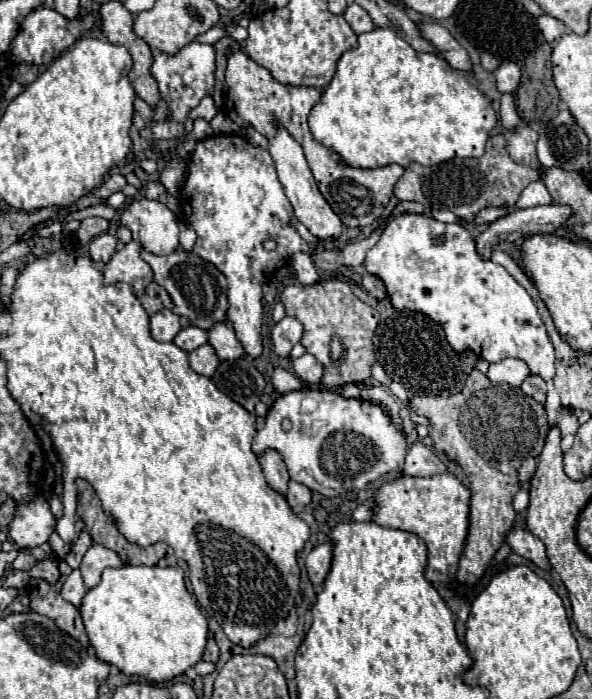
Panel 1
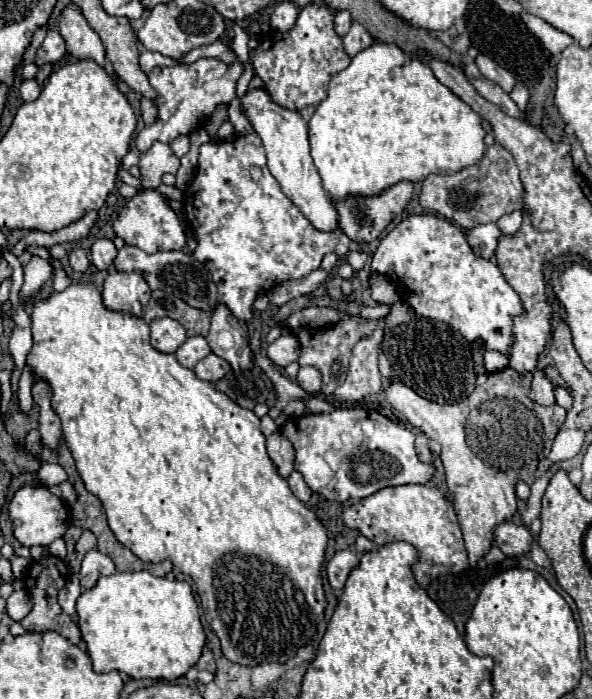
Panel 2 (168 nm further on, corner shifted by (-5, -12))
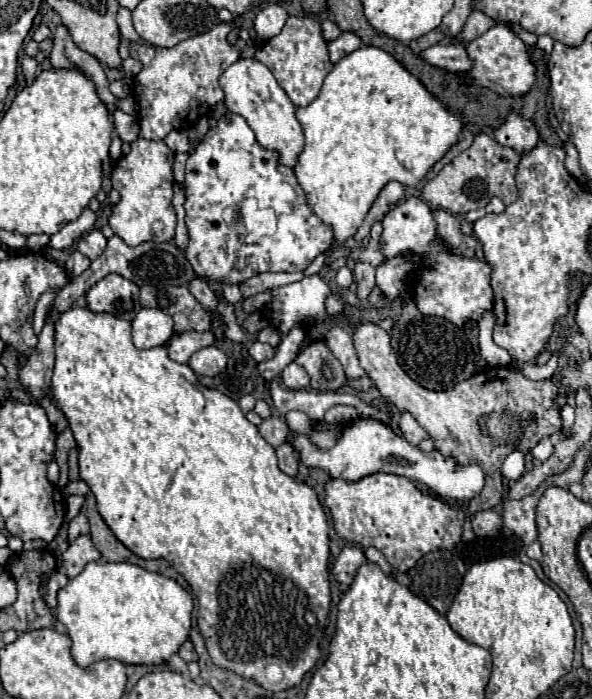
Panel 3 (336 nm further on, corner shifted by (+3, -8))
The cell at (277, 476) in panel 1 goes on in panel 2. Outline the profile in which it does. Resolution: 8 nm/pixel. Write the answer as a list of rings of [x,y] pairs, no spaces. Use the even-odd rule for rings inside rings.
[[[275,432],[267,438],[267,454],[273,460],[279,476],[287,480],[287,476],[293,472],[293,462],[295,462],[295,450],[291,442],[281,432]]]

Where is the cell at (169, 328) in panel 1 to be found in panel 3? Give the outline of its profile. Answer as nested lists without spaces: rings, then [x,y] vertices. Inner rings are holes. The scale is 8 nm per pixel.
[[[141,308],[133,320],[133,344],[139,350],[167,344],[173,334],[173,320],[159,308]]]

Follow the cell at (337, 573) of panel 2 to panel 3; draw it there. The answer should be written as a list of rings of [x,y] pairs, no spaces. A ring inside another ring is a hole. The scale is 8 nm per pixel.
[[[357,546],[343,548],[343,552],[339,554],[339,558],[333,564],[333,574],[335,574],[337,582],[349,586],[353,582],[353,574],[365,562],[367,562],[367,556],[365,556],[365,552],[361,548],[357,548]]]

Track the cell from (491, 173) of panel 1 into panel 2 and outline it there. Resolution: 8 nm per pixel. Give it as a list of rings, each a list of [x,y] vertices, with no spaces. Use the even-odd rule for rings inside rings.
[[[499,144],[485,150],[483,160],[477,166],[463,168],[455,174],[427,176],[419,184],[419,204],[433,214],[441,214],[449,222],[457,224],[461,230],[471,230],[481,224],[497,222],[501,216],[523,208],[525,188],[519,180],[519,168],[513,156]]]

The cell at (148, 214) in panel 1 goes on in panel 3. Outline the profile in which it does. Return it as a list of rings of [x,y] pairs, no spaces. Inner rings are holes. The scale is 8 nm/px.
[[[137,138],[135,142],[131,142],[129,154],[117,160],[111,174],[111,182],[113,188],[119,190],[121,200],[109,216],[109,226],[119,238],[125,240],[125,244],[137,246],[147,240],[171,242],[175,238],[175,210],[171,206],[173,158],[175,152],[171,152],[163,140]],[[153,222],[163,222],[165,228],[161,234],[153,234]]]

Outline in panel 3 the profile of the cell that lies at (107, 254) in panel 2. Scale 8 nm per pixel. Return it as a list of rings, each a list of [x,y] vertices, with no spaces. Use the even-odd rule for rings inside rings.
[[[91,230],[91,232],[83,234],[77,242],[77,250],[81,254],[85,254],[89,260],[95,260],[97,256],[101,256],[105,246],[107,246],[107,238],[99,230]]]

